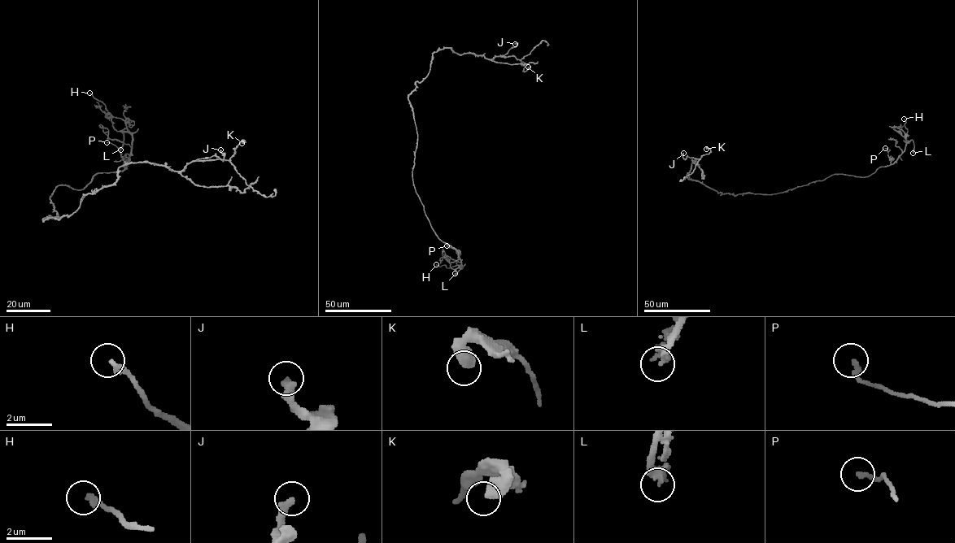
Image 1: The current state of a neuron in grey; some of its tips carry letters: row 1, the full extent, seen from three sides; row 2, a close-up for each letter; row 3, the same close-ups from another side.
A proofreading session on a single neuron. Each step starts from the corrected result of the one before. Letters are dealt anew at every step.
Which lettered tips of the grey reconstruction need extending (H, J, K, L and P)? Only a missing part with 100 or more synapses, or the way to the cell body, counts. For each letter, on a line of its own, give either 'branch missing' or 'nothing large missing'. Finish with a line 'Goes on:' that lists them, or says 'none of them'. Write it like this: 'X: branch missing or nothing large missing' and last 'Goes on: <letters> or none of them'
H: nothing large missing
J: nothing large missing
K: nothing large missing
L: branch missing
P: nothing large missing
Goes on: L

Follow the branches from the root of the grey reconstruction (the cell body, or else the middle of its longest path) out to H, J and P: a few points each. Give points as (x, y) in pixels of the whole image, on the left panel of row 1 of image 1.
H: (53, 218), (58, 185), (82, 189), (98, 173), (124, 170), (130, 155), (126, 123), (89, 93)
J: (53, 218), (70, 216), (85, 193), (113, 185), (121, 167), (181, 171), (223, 159), (220, 149)
P: (53, 218), (59, 217), (50, 197), (58, 185), (82, 189), (98, 173), (124, 168), (119, 150), (106, 142)

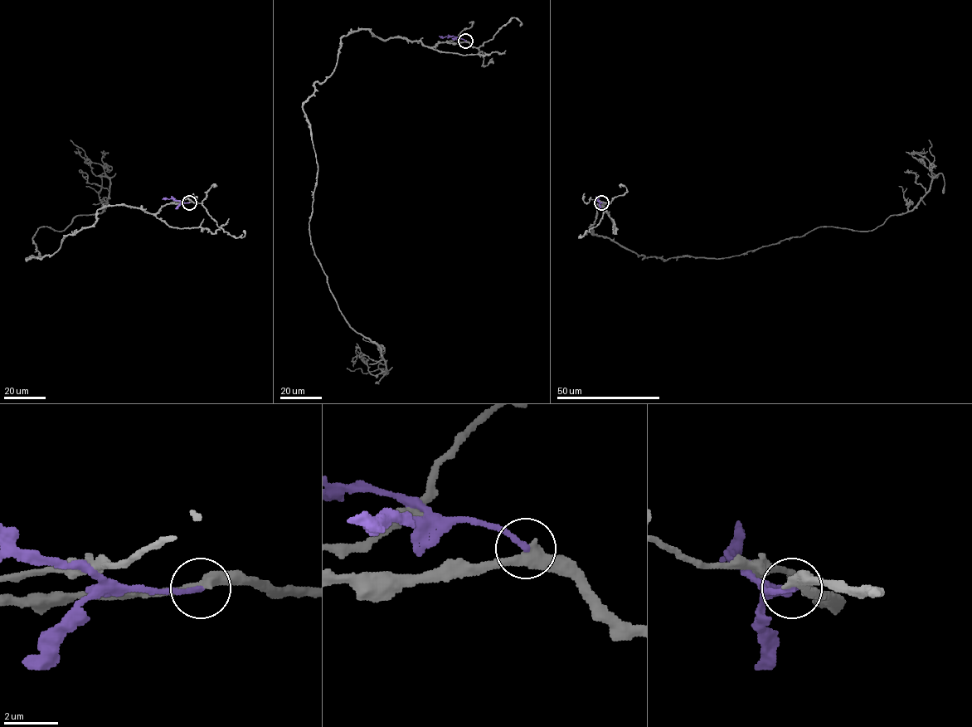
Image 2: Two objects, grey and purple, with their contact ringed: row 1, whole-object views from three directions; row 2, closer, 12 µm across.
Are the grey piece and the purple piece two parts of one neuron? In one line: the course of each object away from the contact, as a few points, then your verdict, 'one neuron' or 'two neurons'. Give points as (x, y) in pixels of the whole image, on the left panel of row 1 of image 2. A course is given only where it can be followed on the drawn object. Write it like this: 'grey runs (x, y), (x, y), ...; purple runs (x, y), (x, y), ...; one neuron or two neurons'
grey runs (188, 202), (104, 206), (27, 260), (41, 256), (41, 226), (104, 211), (109, 180), (76, 148); purple runs (188, 202), (162, 199); two neurons

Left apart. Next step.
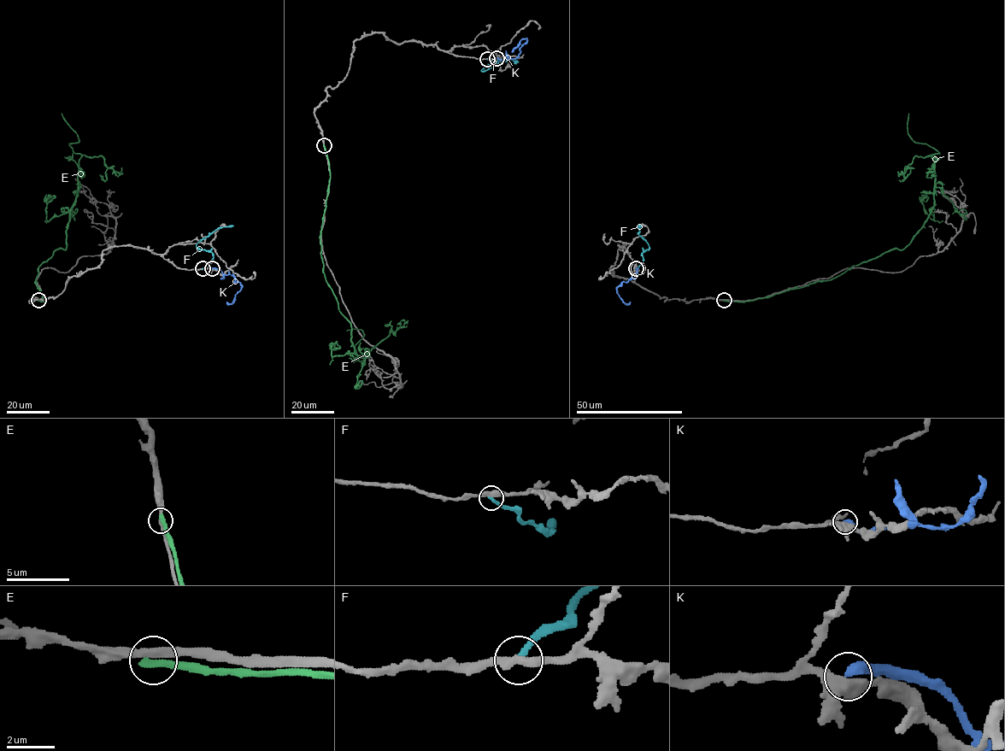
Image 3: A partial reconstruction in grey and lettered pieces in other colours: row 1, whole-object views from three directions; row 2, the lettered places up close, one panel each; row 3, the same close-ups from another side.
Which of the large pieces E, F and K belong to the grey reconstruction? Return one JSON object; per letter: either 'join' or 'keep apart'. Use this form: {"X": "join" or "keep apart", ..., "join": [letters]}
{"E": "keep apart", "F": "keep apart", "K": "keep apart", "join": []}

